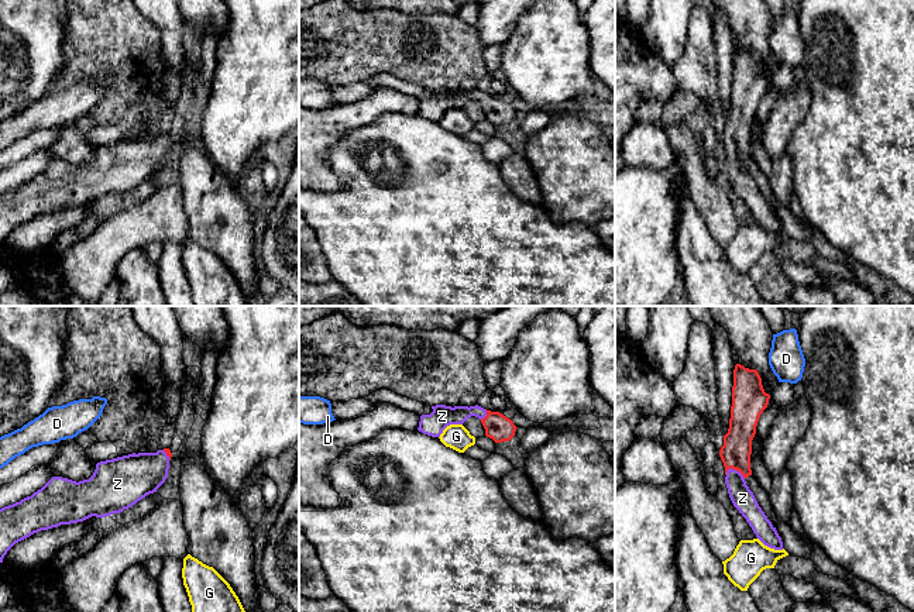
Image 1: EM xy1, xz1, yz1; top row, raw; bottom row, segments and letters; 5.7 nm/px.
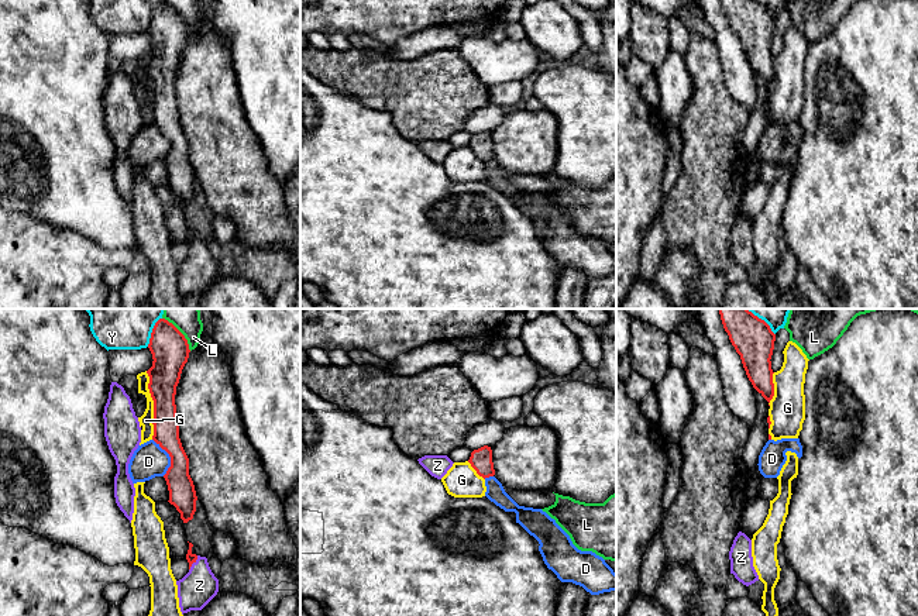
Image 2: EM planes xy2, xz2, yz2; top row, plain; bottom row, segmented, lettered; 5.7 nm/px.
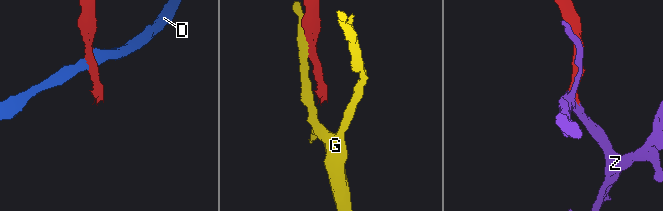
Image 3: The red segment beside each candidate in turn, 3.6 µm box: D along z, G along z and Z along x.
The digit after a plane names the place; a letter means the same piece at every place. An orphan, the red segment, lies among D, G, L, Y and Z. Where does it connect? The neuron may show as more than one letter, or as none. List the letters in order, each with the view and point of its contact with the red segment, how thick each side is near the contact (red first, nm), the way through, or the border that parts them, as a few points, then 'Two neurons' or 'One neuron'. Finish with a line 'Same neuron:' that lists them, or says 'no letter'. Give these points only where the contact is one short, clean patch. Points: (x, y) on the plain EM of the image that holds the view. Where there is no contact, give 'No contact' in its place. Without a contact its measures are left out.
D: Touches red at xy2 (169, 140). Thickness 160 nm (red) against 190 nm. Boundary: xy2 (152, 123), (169, 141), (169, 151), (164, 159). Two neurons
G: Touches red at xy2 (154, 89). Thickness 180 nm (red) against 80 nm. Boundary: xy2 (145, 55), (148, 76), (152, 85), (152, 123). Two neurons
L: Touches red at xy2 (181, 17). Thickness 220 nm (red) against 130 nm. Two neurons
Y: Touches red at xy2 (152, 16). Thickness 220 nm (red) against 190 nm. Two neurons
Z: Touches red at yz1 (735, 152). Thickness 170 nm (red) against 130 nm. Path across: yz1 (735, 137), (735, 152), (735, 168), (742, 182). One neuron
Same neuron: Z

